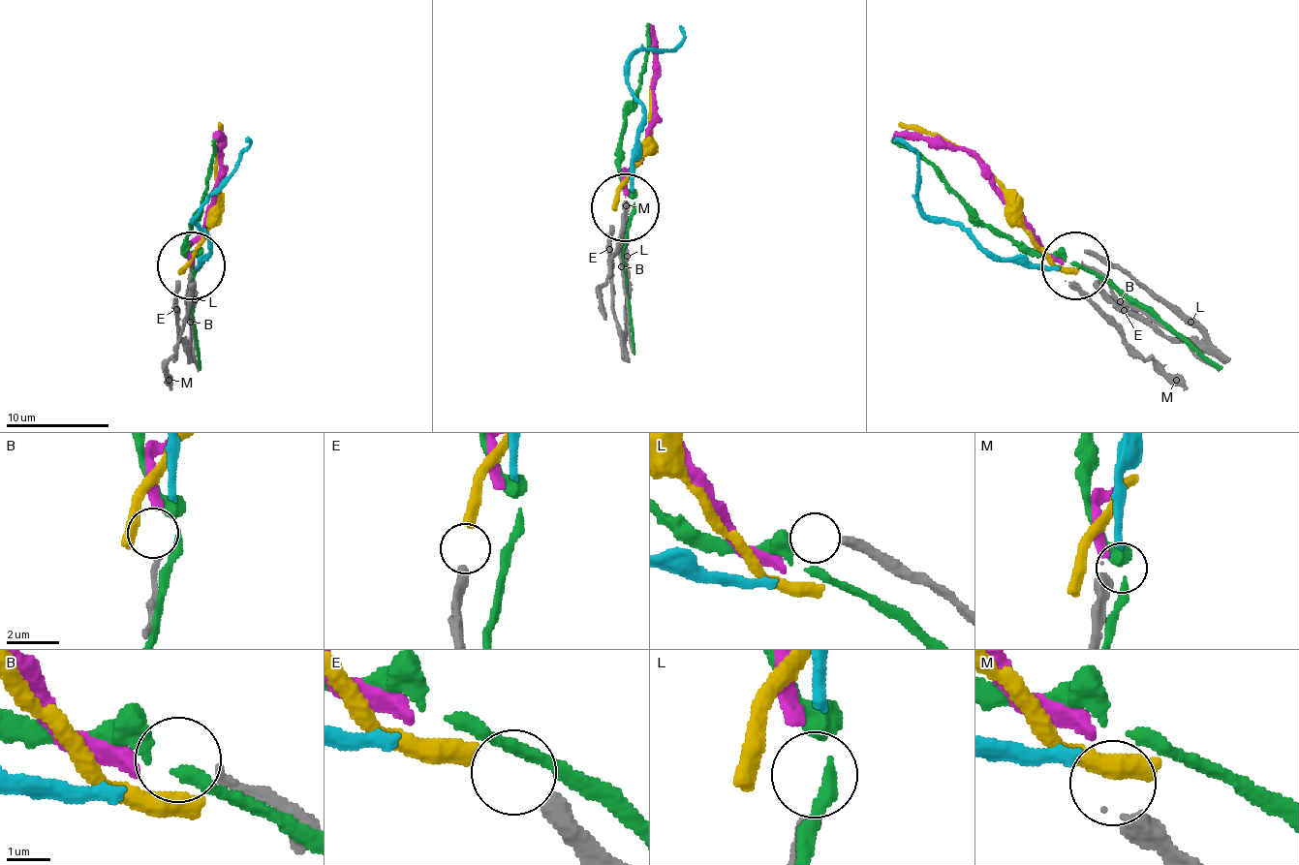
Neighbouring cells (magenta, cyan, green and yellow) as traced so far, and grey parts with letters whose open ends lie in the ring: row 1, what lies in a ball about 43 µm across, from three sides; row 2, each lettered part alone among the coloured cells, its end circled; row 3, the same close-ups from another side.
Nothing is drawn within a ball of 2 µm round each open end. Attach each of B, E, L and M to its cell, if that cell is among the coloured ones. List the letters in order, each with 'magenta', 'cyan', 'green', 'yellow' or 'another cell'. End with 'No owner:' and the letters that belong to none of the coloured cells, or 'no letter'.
B: another cell
E: yellow
L: another cell
M: another cell
No owner: B, L, M

